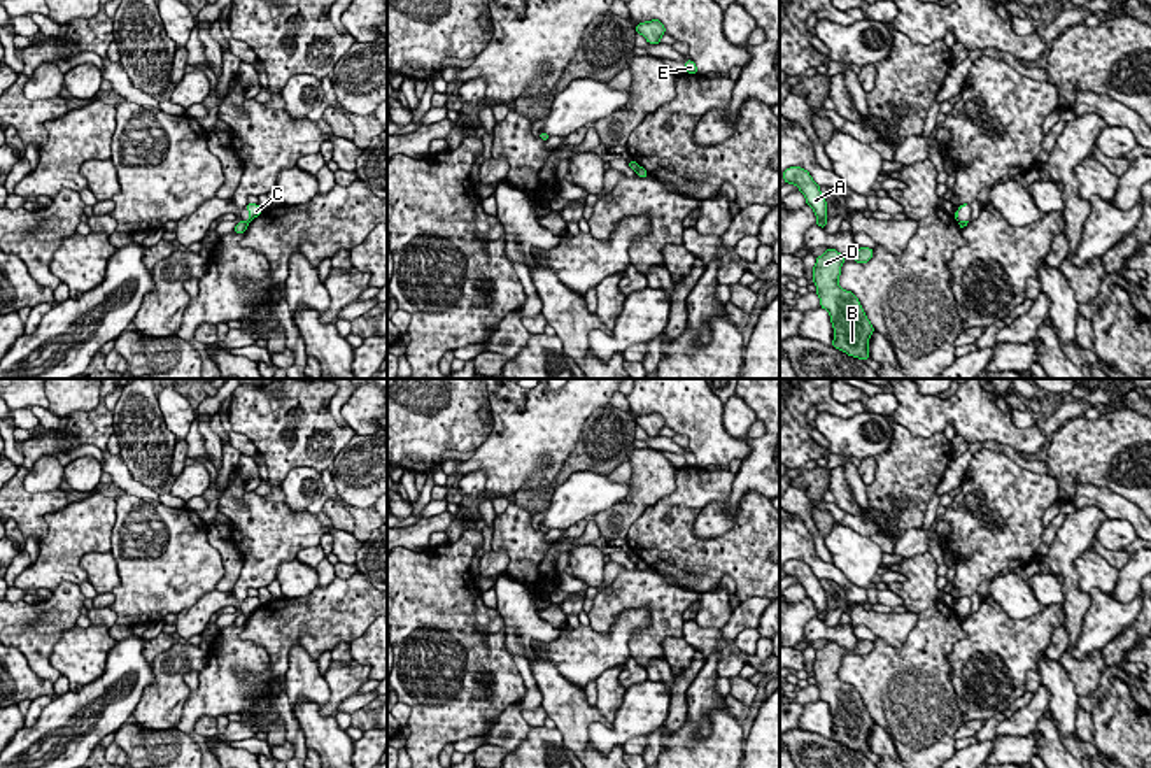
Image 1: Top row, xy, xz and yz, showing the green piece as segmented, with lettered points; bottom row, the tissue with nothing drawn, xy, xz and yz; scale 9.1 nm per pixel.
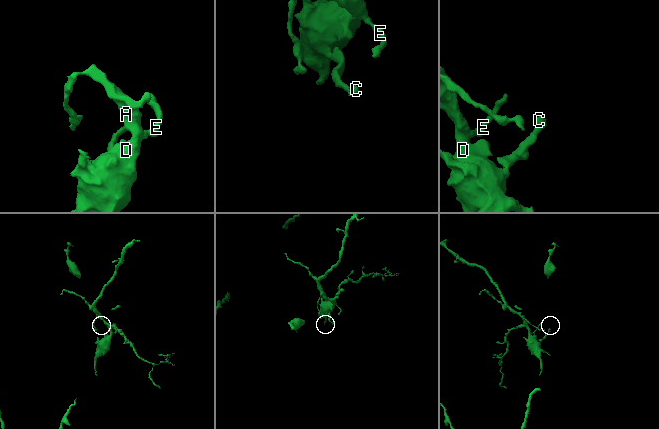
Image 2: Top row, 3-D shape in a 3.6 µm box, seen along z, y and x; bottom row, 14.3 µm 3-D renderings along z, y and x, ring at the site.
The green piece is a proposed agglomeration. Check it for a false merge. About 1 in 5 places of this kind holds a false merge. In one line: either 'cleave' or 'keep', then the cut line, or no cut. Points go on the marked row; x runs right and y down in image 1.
cleave; cut in xz along (638, 165), (635, 170)

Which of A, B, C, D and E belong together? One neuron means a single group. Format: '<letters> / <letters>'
A B D E / C

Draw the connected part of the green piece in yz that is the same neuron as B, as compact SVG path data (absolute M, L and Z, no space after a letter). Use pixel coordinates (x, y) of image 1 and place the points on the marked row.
M829 247L816 258L813 282L820 298L820 307L830 316L834 328L832 347L848 356L865 361L869 356L869 338L874 333L858 298L839 286L841 267L846 258Z

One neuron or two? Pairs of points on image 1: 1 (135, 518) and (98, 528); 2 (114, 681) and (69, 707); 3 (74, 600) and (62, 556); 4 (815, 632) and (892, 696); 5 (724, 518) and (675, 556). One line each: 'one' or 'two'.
1: two
2: one
3: two
4: one
5: two

